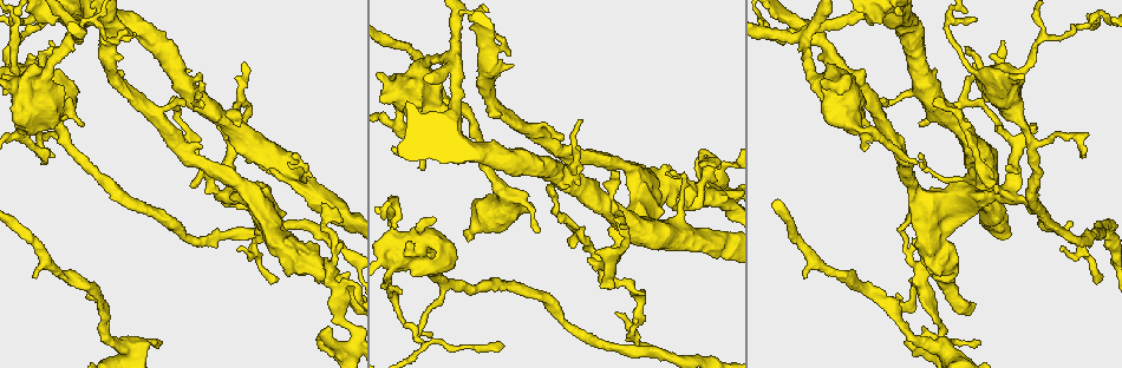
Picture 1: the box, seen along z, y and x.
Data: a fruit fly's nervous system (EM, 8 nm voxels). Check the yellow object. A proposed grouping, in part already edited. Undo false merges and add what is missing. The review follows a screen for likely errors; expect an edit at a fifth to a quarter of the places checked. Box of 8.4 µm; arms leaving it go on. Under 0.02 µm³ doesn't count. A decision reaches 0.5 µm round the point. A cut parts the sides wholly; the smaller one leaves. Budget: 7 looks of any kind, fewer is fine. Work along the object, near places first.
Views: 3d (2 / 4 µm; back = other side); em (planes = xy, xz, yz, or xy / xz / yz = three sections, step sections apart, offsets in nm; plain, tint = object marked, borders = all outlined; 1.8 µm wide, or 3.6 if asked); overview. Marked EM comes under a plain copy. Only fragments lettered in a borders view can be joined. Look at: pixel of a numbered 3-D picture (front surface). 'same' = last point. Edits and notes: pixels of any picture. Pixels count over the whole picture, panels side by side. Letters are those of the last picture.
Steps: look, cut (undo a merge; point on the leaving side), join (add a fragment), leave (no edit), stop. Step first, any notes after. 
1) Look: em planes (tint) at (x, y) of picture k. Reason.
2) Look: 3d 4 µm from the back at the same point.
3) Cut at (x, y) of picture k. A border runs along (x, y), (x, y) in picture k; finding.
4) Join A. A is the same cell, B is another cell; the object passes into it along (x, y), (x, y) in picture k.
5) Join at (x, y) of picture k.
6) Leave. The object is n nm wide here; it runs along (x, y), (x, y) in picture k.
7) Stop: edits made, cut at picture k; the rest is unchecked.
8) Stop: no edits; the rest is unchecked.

Look: em xy step 16 (borders) at (898, 293) of picture 1. Thin end.

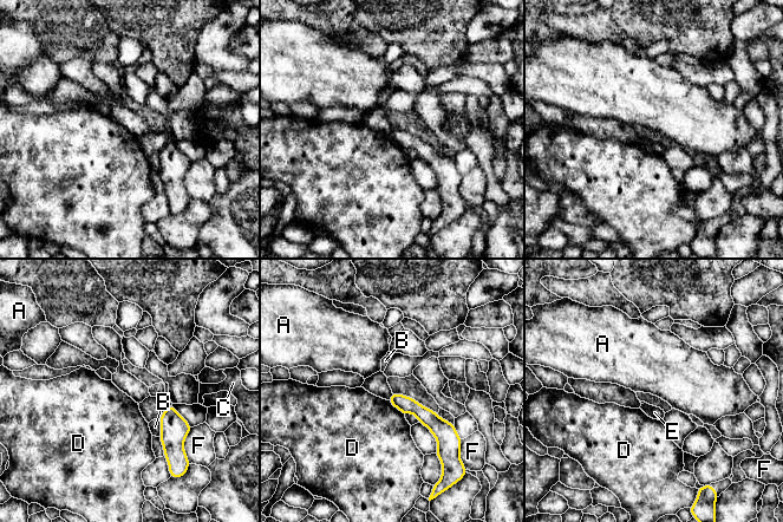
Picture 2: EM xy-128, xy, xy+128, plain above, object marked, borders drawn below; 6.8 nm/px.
Look: em planes (borders) at the same point.

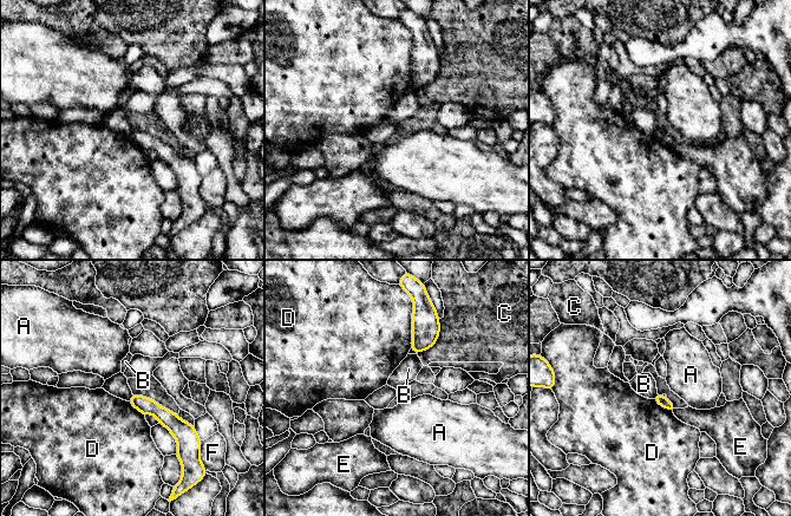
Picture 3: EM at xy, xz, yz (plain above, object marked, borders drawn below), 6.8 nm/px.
Leave. The longest contact is with C, 280 nm; A, B, C, D, E and F are other cells; a border runs along (657, 392), (653, 398) in picture 3; no lettered fragment goes on from it.

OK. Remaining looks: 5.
Look: 3d 4 µm from the back at (393, 265) of picture 1. Abrupt turn.

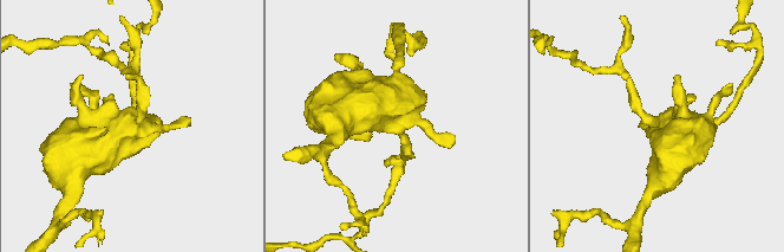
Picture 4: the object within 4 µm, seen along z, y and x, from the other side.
Look: em 3.6 µm planes (borders) at (131, 126) of picture 4. Now the EM.

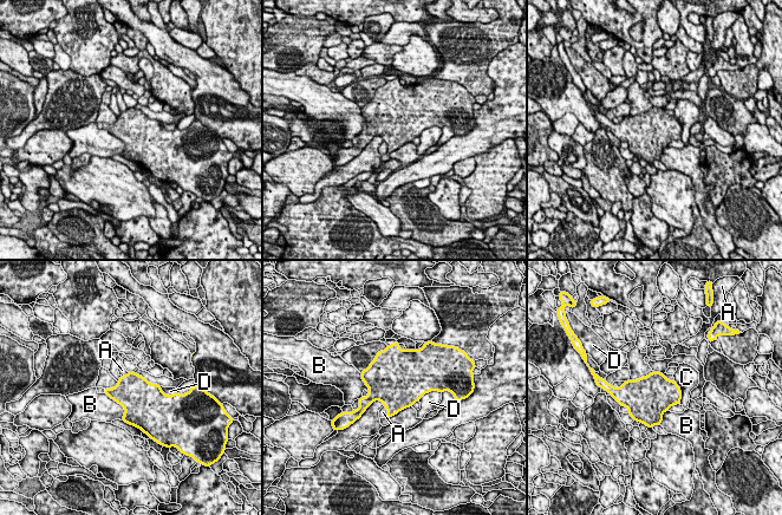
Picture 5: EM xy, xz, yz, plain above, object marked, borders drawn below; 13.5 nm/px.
Leave. The object is 500 nm wide here; A, B, C and D are other cells; a border runs along (653, 371), (630, 380) in picture 5; all the same neuron.

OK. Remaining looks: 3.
Look: 3d 2 µm from the back at (229, 122) of picture 1. Sudden change in width.

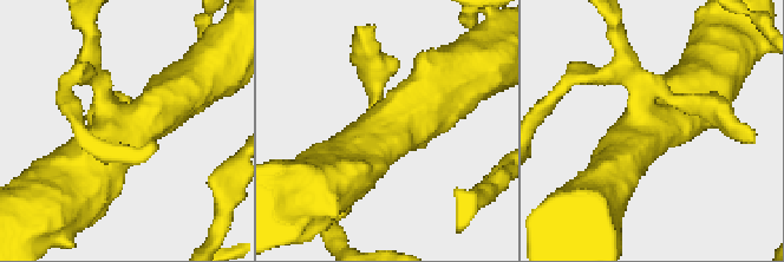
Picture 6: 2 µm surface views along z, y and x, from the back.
Look: em planes (borders) at (380, 132) of picture 6.

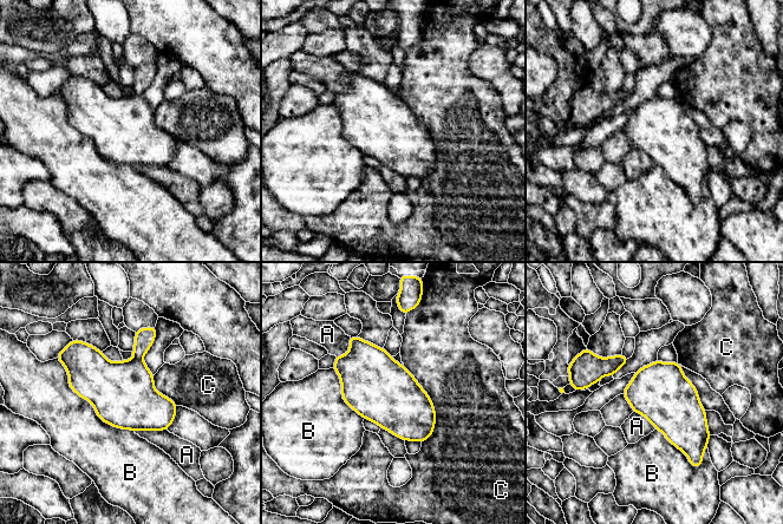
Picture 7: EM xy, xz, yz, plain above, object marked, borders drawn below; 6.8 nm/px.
Cut at (144, 338) of picture 7. A, B and C are other cells; two neurons meet here.

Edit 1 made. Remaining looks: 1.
Stop: edits made, cut at picture 7; the rest is unchecked.

